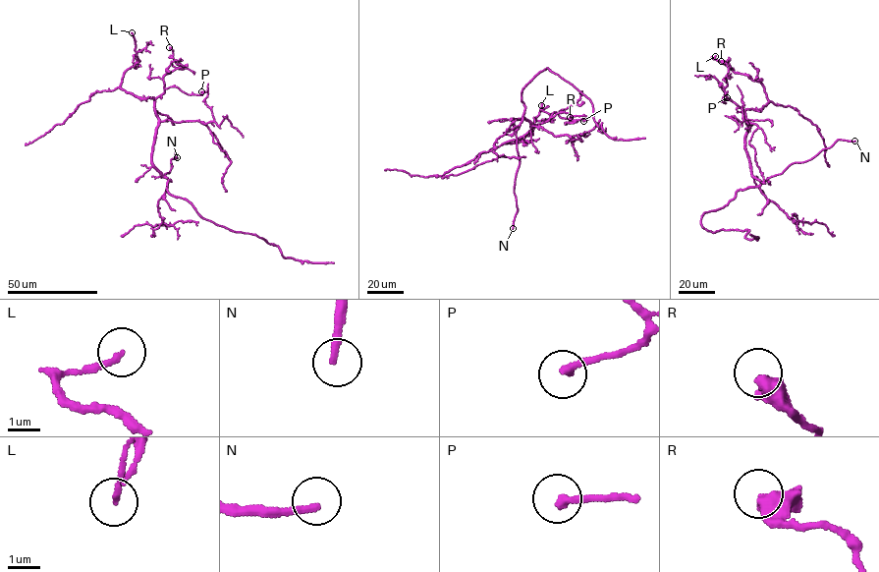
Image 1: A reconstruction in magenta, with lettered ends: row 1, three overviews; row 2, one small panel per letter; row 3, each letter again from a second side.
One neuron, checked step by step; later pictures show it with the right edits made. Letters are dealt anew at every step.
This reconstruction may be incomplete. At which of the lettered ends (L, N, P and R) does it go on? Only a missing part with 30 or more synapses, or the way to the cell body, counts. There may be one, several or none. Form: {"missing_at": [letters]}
{"missing_at": ["N"]}

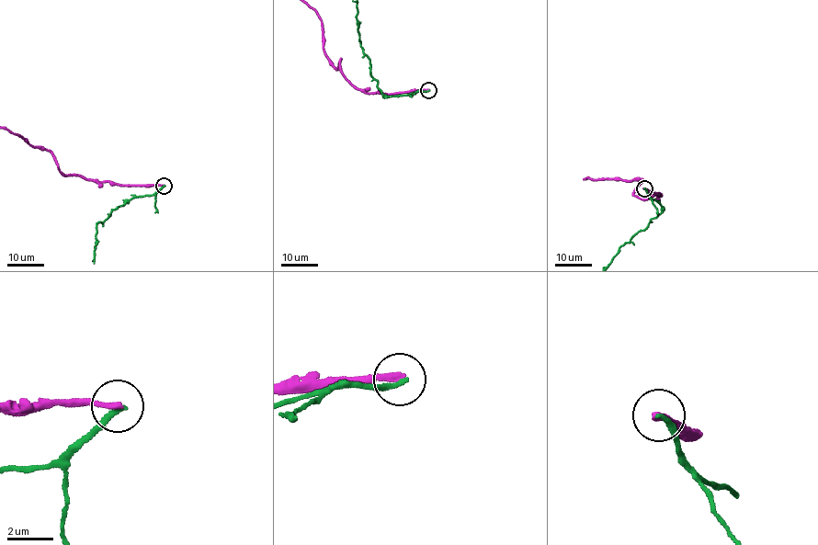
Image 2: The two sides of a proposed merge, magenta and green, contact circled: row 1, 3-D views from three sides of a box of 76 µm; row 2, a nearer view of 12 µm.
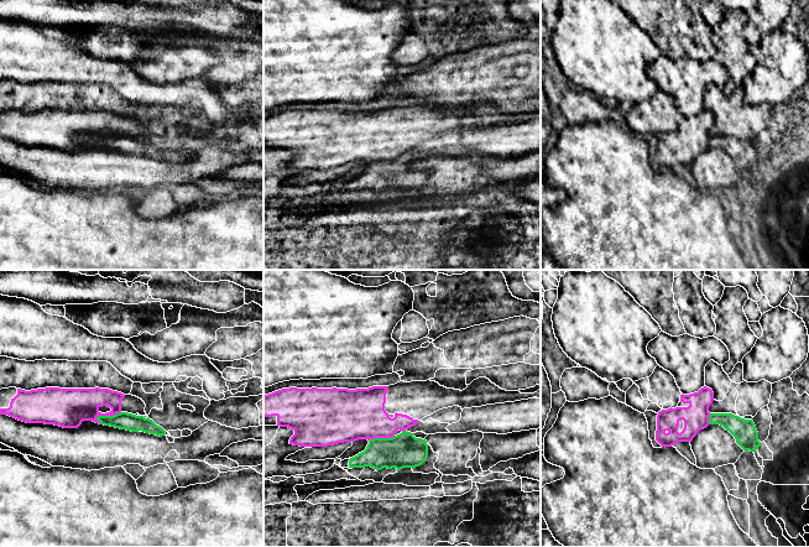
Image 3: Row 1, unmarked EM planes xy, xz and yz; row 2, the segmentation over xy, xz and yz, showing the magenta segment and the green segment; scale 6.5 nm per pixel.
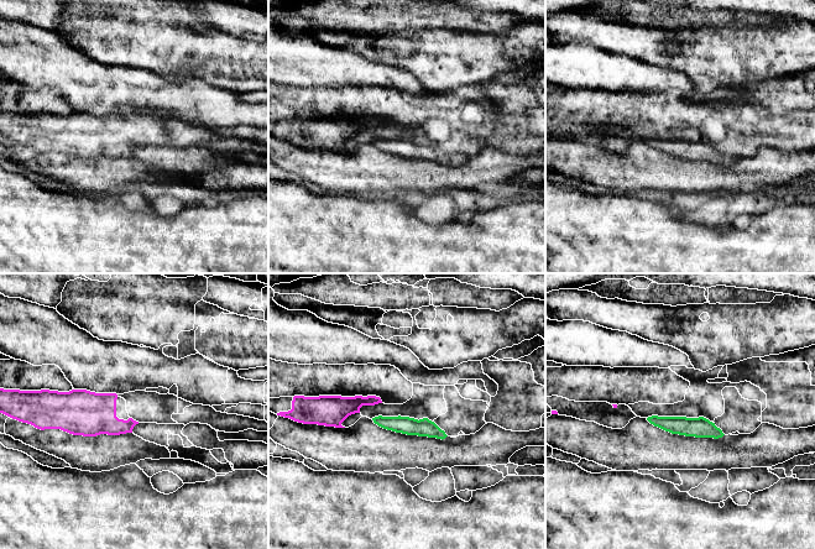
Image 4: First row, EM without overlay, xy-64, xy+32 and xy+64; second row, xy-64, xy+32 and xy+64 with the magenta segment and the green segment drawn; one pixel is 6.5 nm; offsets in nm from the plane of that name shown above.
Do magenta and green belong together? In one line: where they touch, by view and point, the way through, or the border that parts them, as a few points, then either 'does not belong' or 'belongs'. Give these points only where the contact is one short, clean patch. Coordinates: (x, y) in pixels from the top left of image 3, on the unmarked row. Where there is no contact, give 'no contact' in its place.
meets magenta in xy at (108, 137); border along xy (120, 134), (113, 137), (99, 137), (95, 141); does not belong

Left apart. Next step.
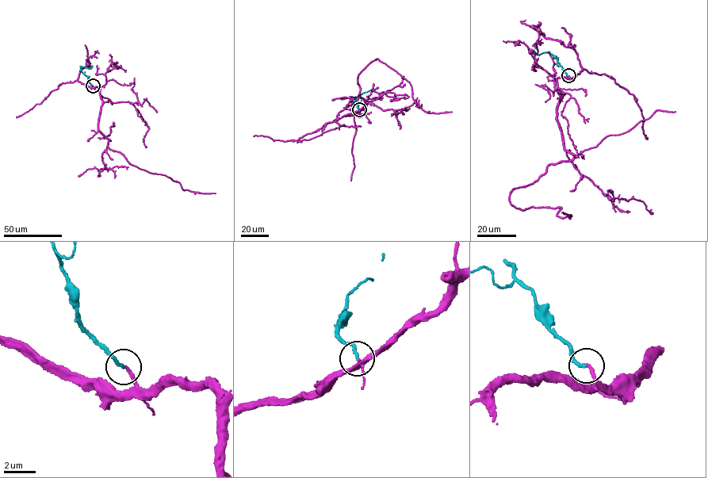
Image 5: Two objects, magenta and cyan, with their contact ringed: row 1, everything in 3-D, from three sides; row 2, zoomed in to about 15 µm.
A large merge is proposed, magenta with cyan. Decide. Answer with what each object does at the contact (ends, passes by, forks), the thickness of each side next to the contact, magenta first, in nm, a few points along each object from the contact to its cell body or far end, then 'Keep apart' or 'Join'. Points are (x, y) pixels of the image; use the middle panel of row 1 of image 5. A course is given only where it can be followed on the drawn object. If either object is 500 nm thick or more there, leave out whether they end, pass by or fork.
At the ring magenta ends. At the ring cyan ends. Thickness 200 nm (magenta) against 200 nm. Course of magenta: (359, 109), (367, 102), (350, 97), (354, 105), (358, 75), (377, 58), (408, 82), (424, 111), (452, 112). Course of cyan: (359, 109), (354, 99), (371, 89). Join

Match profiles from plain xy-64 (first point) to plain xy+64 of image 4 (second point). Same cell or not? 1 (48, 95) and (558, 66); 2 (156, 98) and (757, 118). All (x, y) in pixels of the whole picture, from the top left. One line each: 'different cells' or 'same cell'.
1: different cells
2: different cells

